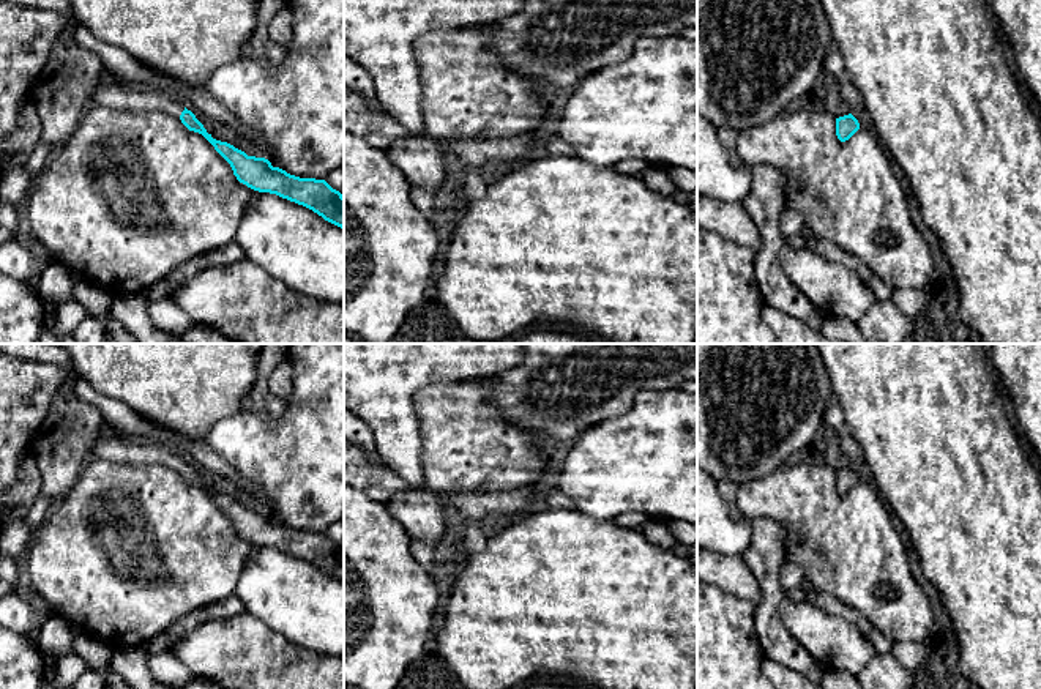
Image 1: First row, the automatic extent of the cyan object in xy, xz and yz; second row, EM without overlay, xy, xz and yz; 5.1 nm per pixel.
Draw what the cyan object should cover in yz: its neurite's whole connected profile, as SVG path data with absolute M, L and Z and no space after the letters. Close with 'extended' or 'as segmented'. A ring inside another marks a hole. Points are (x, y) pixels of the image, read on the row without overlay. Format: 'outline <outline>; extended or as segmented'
outline M852 467L836 471L836 489L841 495L849 493L858 482L860 476Z; as segmented

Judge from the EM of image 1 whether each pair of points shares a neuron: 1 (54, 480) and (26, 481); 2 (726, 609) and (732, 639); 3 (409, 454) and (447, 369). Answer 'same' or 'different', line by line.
1: different
2: same
3: same

